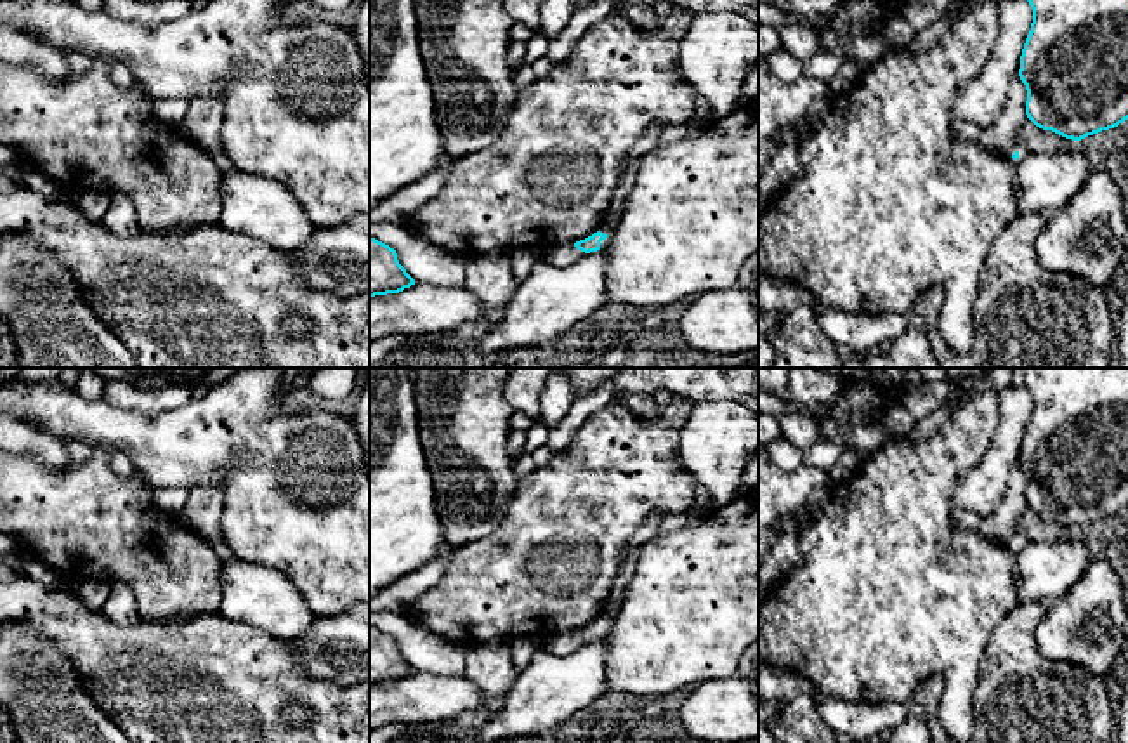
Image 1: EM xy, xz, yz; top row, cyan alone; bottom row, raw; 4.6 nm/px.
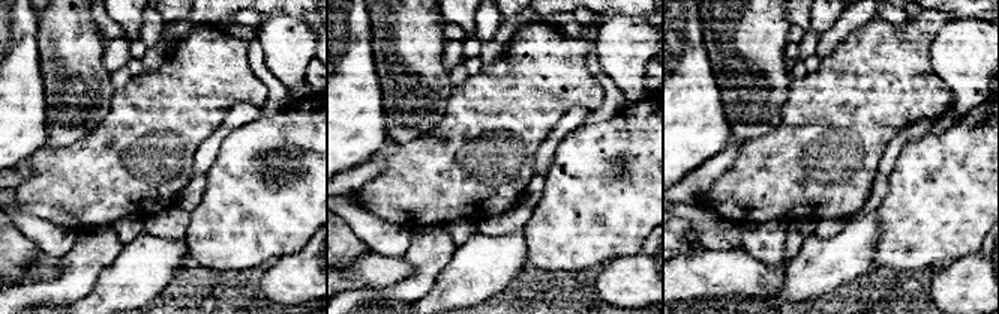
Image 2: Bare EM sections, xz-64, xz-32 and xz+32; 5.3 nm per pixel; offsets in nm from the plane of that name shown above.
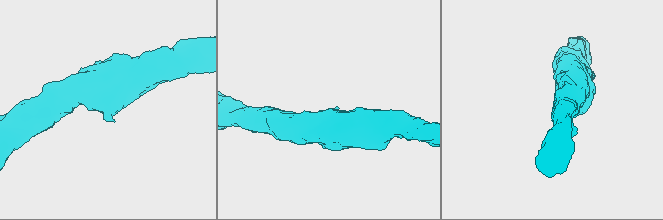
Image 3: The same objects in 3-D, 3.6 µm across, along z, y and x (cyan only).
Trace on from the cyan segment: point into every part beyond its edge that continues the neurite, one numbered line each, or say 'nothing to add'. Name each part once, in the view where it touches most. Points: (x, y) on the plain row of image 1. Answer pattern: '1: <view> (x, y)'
nothing to add

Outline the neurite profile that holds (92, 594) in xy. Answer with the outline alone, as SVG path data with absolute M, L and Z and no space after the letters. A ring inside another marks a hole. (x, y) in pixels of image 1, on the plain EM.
M78 580L71 583L75 595L89 608L89 609L102 609L109 595L109 583L95 582L95 580Z

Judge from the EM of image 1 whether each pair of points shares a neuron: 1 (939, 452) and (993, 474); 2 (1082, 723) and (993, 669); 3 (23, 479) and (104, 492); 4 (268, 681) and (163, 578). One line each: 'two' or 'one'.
1: two
2: one
3: one
4: two

